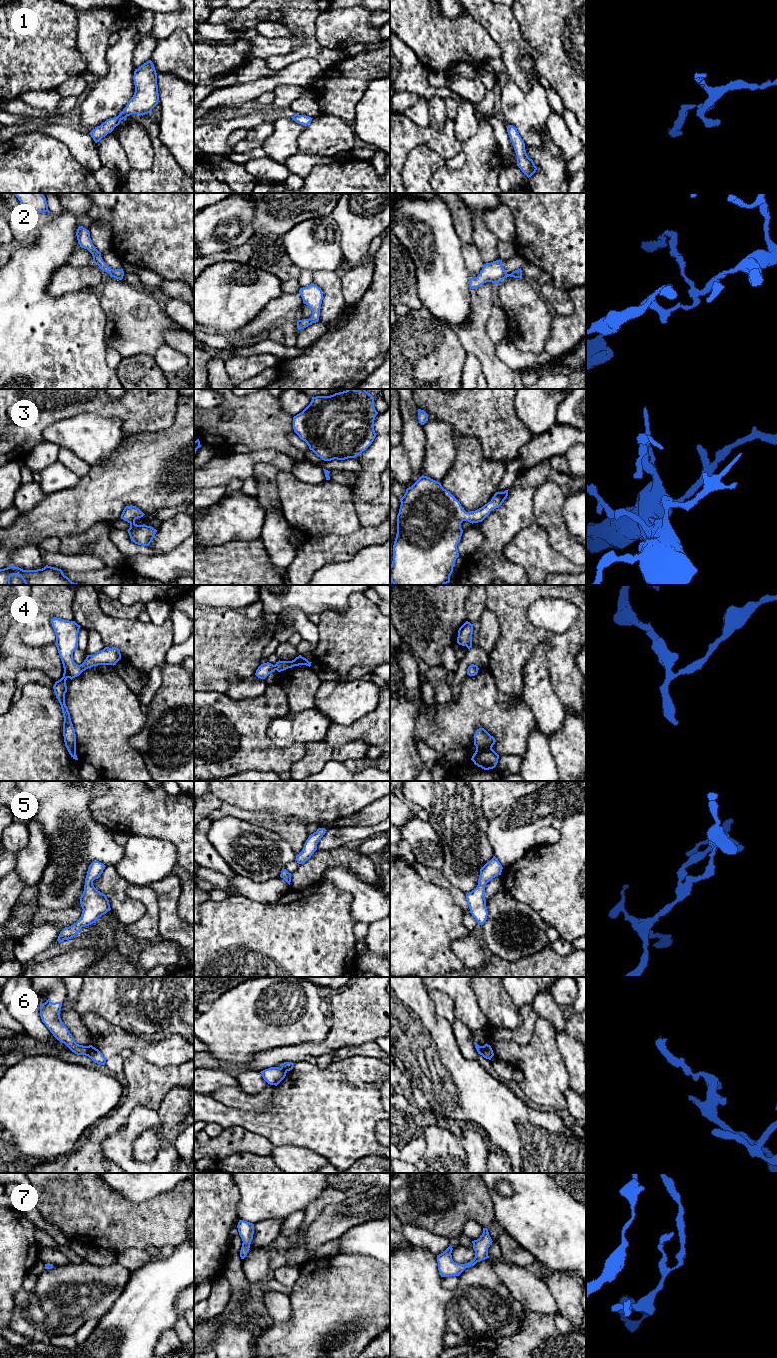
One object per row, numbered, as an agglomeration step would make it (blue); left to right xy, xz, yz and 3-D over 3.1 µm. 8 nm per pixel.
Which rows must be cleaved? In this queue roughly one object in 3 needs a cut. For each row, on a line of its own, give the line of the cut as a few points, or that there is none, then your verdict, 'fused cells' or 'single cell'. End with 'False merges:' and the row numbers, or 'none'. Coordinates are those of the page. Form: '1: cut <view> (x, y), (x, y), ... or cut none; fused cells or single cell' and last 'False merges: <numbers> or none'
1: cut none; single cell
2: cut none; single cell
3: cut none; single cell
4: cut none; single cell
5: cut none; single cell
6: cut xy (86, 1046), (88, 1055); fused cells
7: cut none; single cell
False merges: 6

